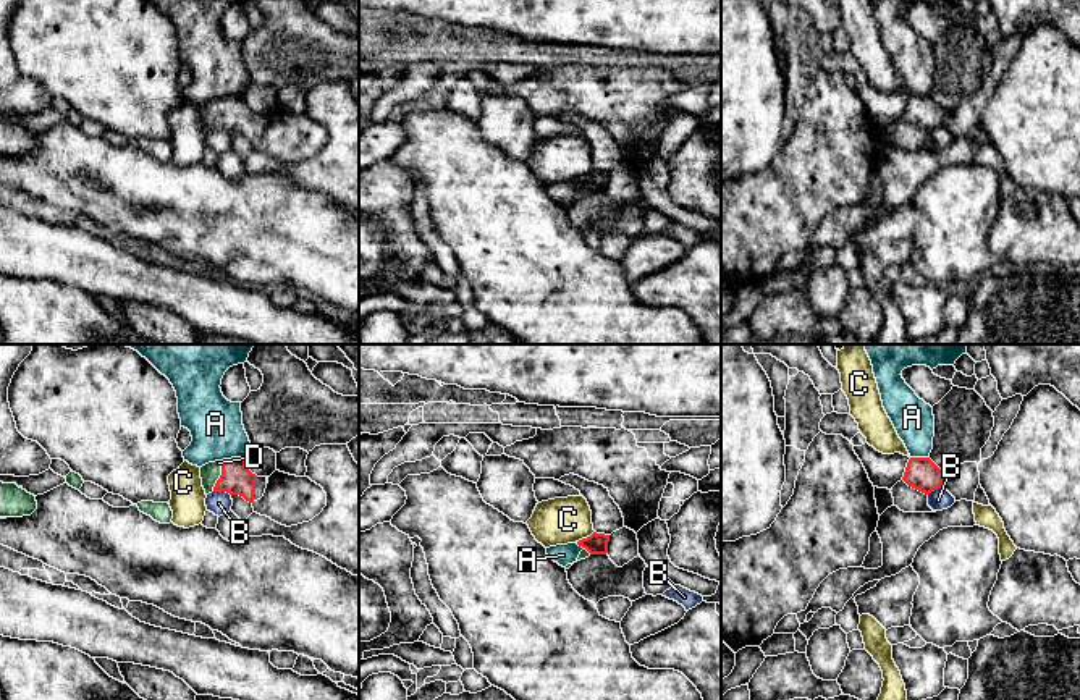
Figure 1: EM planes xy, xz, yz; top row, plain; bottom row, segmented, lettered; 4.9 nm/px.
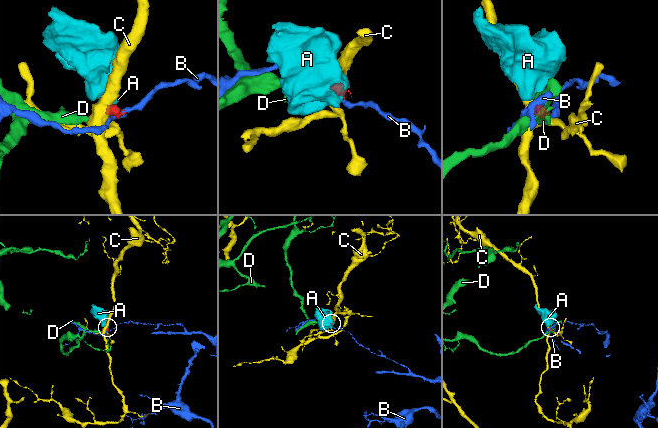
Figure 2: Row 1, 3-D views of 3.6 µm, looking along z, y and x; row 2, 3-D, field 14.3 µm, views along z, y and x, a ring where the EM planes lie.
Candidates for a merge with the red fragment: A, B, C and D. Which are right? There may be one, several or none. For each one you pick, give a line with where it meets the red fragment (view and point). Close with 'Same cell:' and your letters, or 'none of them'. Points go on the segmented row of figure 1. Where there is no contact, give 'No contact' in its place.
D: Touches red at xy (220, 476)
Same cell: D

